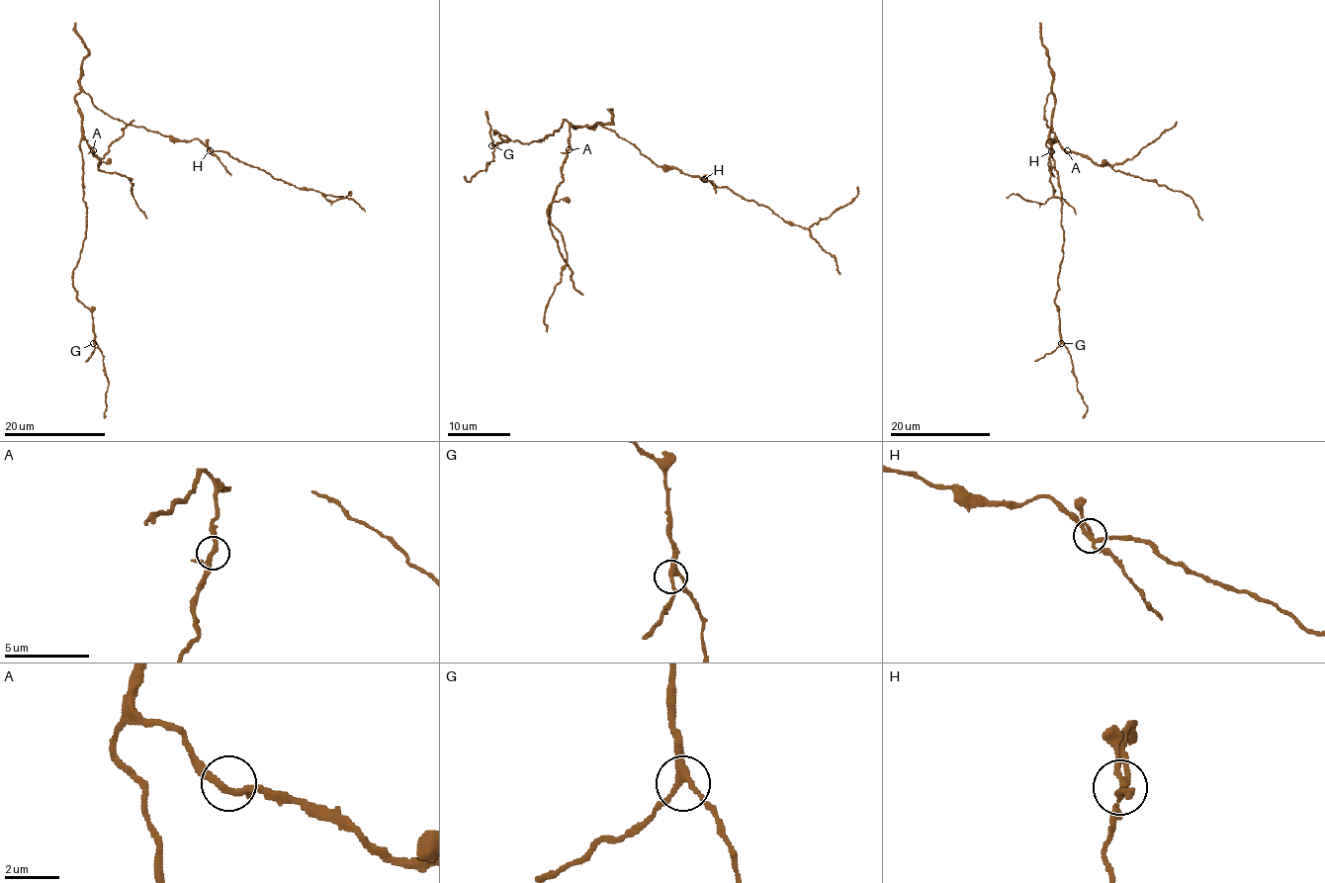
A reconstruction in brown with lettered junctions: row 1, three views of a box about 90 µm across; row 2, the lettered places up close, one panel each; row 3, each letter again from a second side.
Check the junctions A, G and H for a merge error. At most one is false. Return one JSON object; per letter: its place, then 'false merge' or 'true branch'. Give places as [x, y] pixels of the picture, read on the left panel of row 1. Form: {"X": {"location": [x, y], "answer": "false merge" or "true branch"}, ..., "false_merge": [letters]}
{"A": {"location": [93, 150], "answer": "true branch"}, "G": {"location": [93, 343], "answer": "true branch"}, "H": {"location": [210, 150], "answer": "false merge"}, "false_merge": ["H"]}

